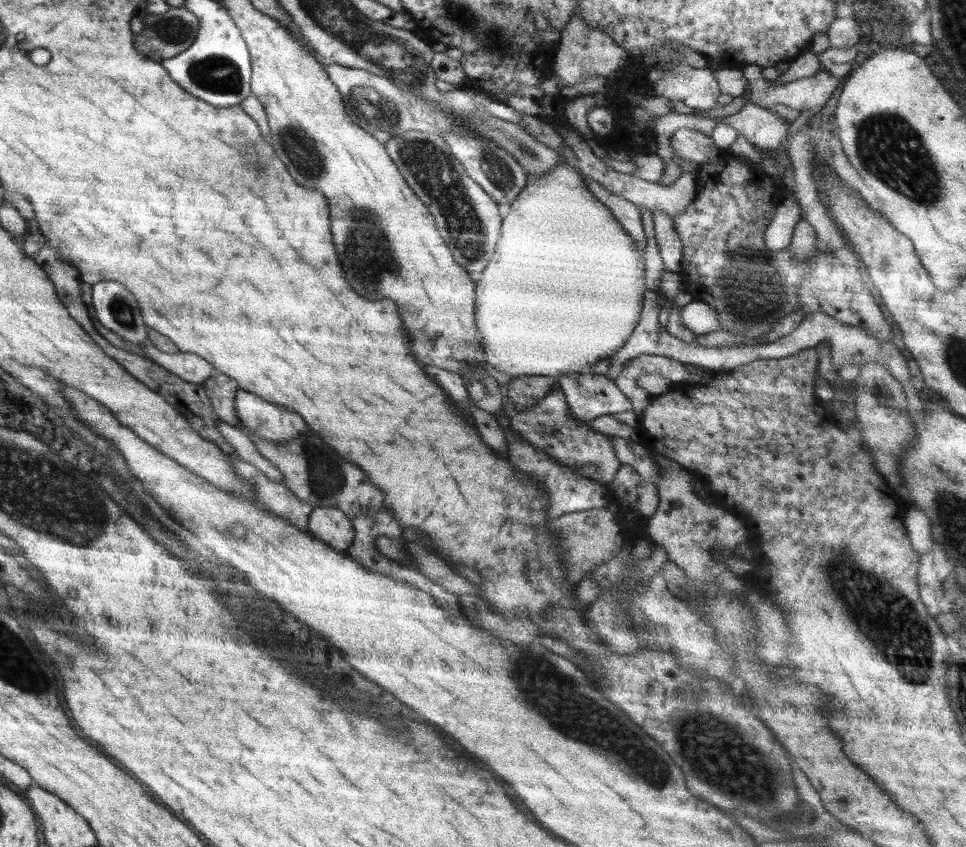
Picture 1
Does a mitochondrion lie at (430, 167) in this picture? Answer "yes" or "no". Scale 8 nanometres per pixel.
yes

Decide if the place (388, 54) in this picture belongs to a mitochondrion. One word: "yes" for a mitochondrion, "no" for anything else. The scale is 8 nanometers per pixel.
yes

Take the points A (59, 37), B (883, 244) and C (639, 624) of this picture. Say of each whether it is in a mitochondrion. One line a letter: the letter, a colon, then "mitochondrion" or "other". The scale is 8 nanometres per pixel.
A: other
B: other
C: mitochondrion

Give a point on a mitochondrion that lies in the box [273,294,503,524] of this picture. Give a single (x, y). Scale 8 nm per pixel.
(326, 476)

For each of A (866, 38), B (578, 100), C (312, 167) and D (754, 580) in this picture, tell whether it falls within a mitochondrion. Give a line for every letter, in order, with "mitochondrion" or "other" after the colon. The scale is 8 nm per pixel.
A: other
B: other
C: mitochondrion
D: other

